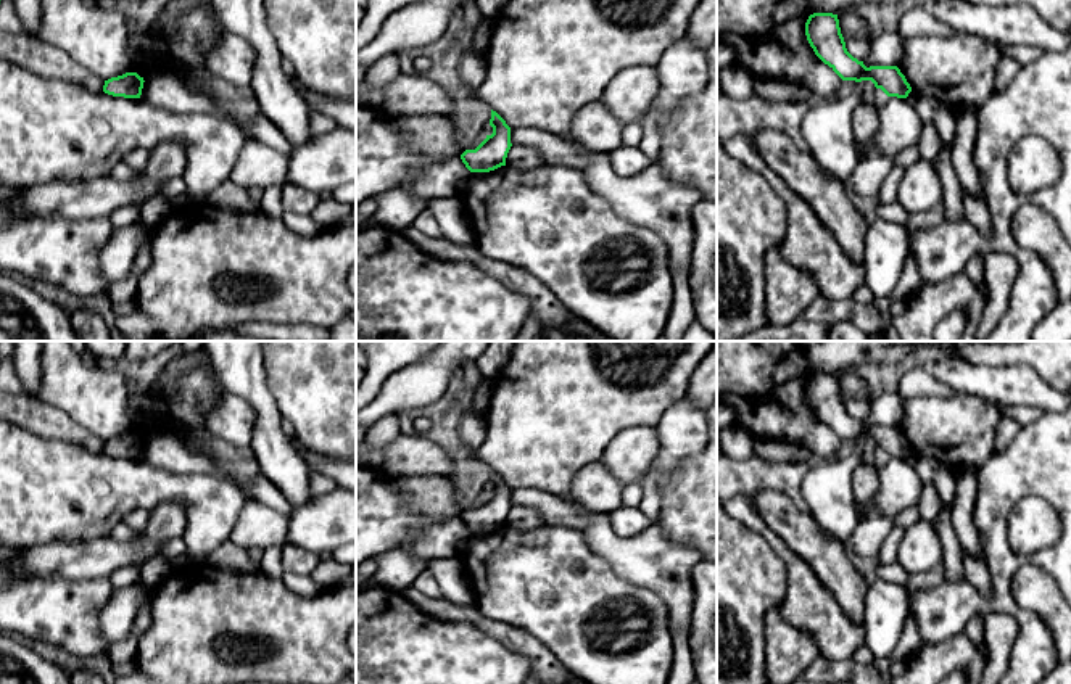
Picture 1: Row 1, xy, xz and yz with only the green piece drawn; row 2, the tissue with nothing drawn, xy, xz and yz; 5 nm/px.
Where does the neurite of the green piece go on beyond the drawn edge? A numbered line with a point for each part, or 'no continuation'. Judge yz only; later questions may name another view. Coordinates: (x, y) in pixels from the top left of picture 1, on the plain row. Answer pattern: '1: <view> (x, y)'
no continuation

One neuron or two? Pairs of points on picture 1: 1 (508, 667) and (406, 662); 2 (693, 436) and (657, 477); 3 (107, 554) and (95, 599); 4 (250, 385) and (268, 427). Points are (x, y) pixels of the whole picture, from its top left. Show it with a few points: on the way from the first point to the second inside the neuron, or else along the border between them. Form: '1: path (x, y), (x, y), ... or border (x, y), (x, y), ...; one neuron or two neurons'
1: path (482, 667), (432, 667); one neuron
2: path (683, 445), (661, 467); one neuron
3: border (108, 576), (62, 578); two neurons
4: path (258, 395), (268, 417); one neuron

